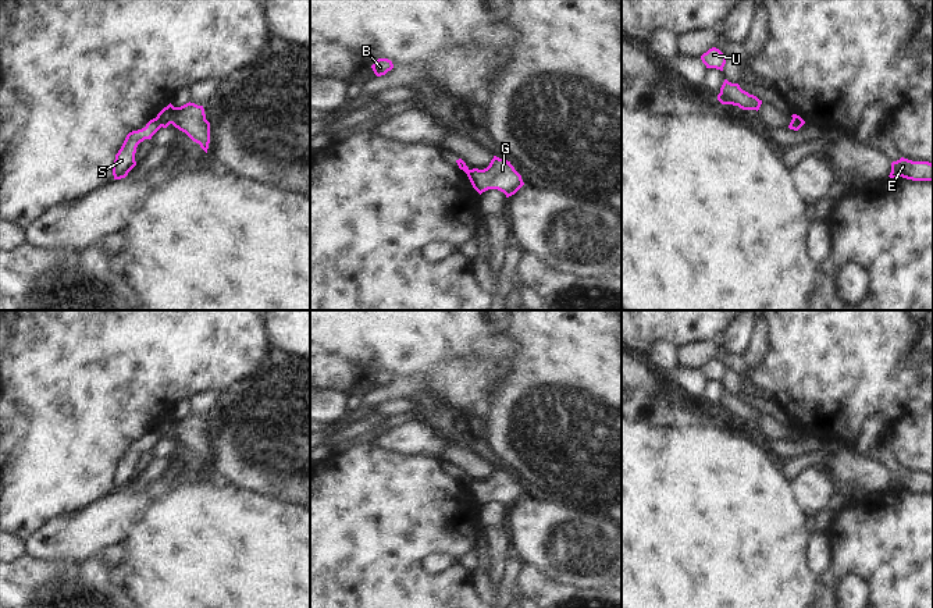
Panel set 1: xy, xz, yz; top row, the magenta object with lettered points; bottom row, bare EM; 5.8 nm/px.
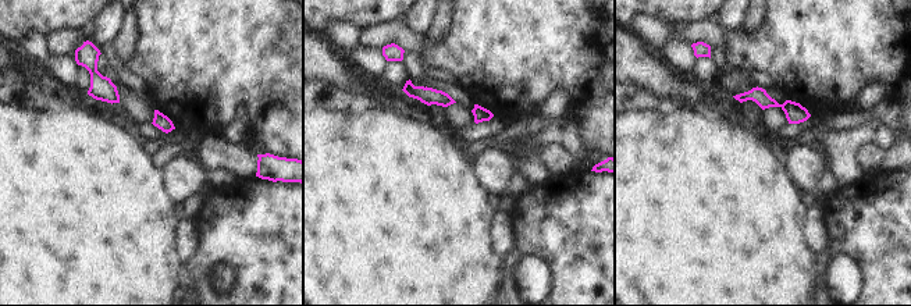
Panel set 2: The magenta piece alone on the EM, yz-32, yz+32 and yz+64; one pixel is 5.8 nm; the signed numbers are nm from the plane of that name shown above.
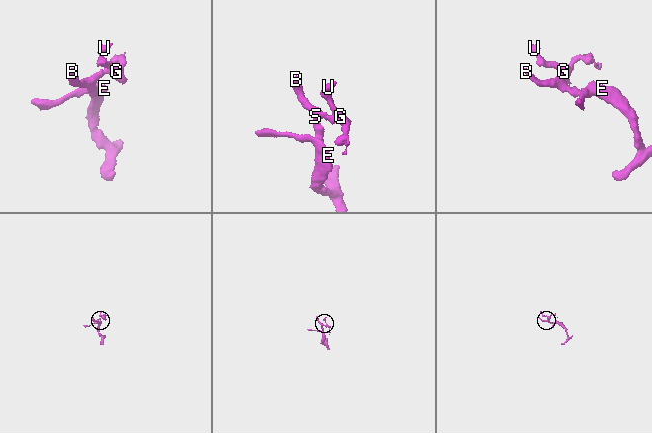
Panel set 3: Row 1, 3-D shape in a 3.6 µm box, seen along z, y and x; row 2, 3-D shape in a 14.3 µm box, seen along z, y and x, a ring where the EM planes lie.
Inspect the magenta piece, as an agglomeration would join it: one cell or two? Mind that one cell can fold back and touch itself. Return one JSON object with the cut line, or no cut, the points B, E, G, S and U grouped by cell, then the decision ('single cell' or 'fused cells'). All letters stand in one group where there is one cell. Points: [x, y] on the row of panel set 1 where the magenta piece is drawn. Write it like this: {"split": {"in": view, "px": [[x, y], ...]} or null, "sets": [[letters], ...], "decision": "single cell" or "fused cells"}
{"split": {"in": "xy", "px": [[156, 117], [161, 125]]}, "sets": [["B", "E", "S"], ["G", "U"]], "decision": "fused cells"}

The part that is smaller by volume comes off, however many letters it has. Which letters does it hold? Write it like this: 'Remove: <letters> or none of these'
Remove: G, U

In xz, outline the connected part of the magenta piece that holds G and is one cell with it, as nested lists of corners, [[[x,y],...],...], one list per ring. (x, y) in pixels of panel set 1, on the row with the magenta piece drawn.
[[[494,156],[487,168],[473,168],[467,173],[467,177],[480,195],[488,189],[498,189],[509,198],[524,185],[521,175],[510,161],[496,156]]]

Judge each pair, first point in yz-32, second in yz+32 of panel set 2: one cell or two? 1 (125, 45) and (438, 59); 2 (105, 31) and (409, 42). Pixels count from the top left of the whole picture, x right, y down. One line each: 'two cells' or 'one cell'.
1: two cells
2: two cells

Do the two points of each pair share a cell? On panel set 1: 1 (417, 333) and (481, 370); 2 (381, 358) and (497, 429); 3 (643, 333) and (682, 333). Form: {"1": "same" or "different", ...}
{"1": "same", "2": "different", "3": "same"}

